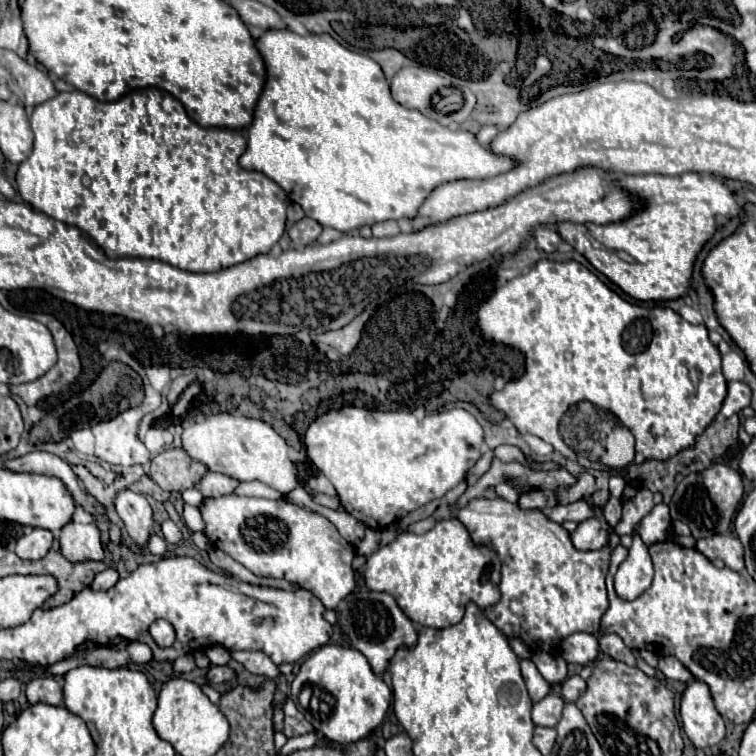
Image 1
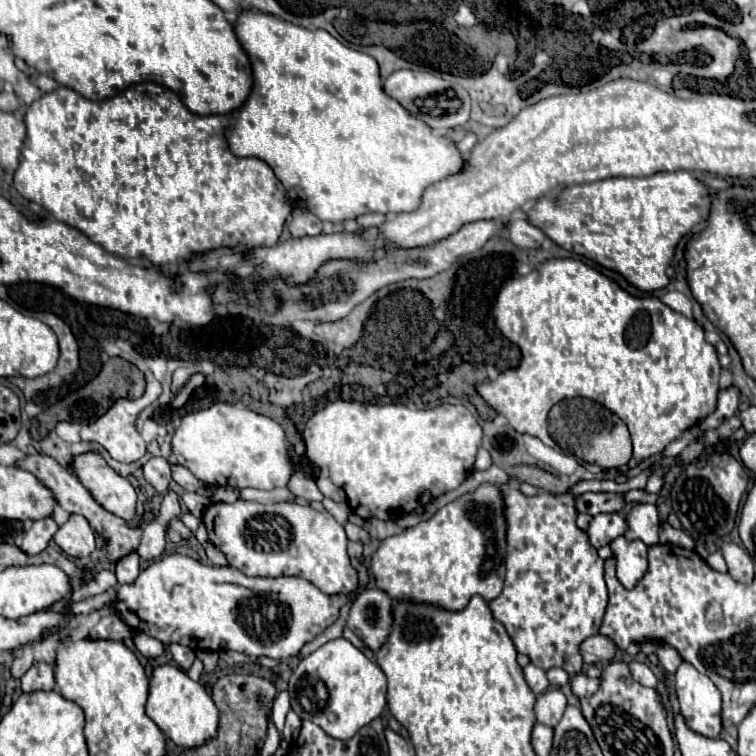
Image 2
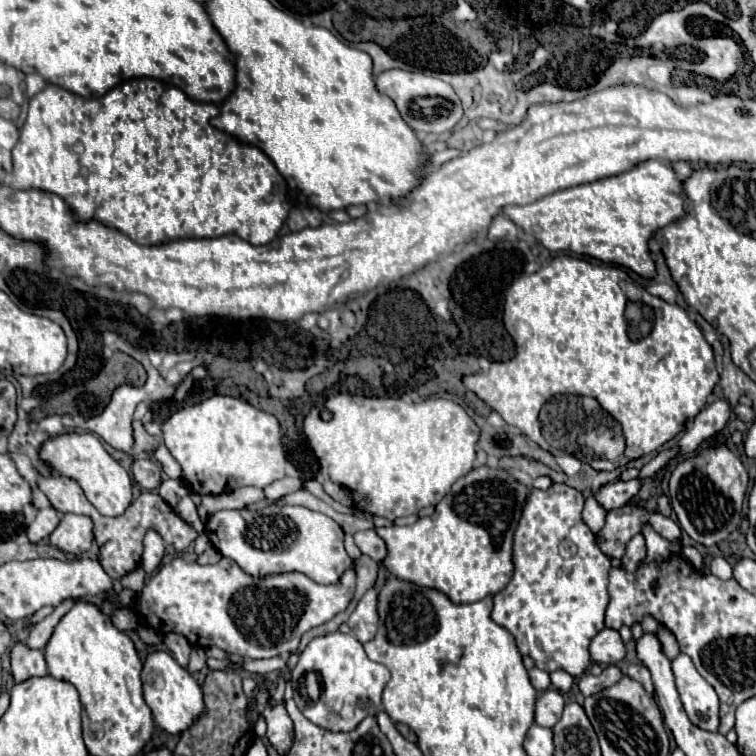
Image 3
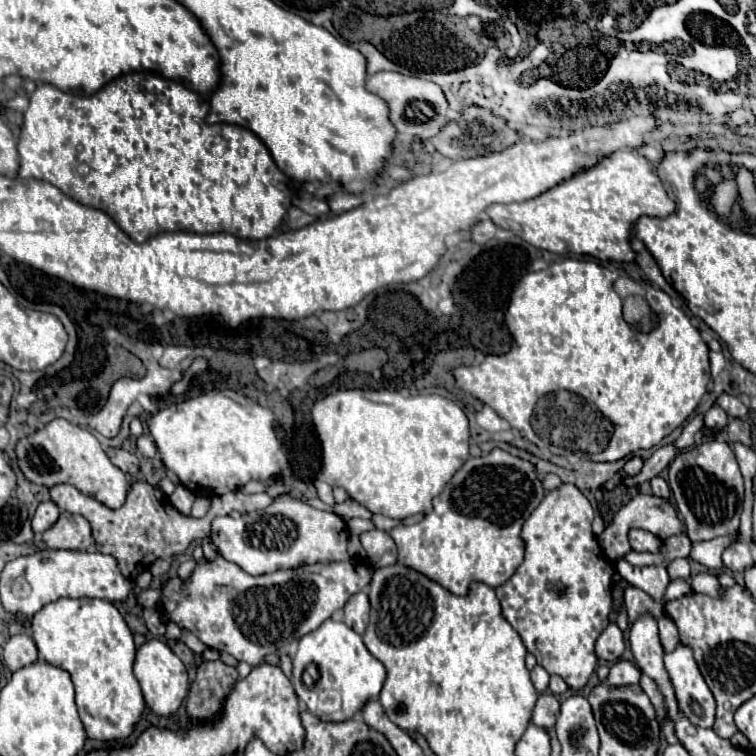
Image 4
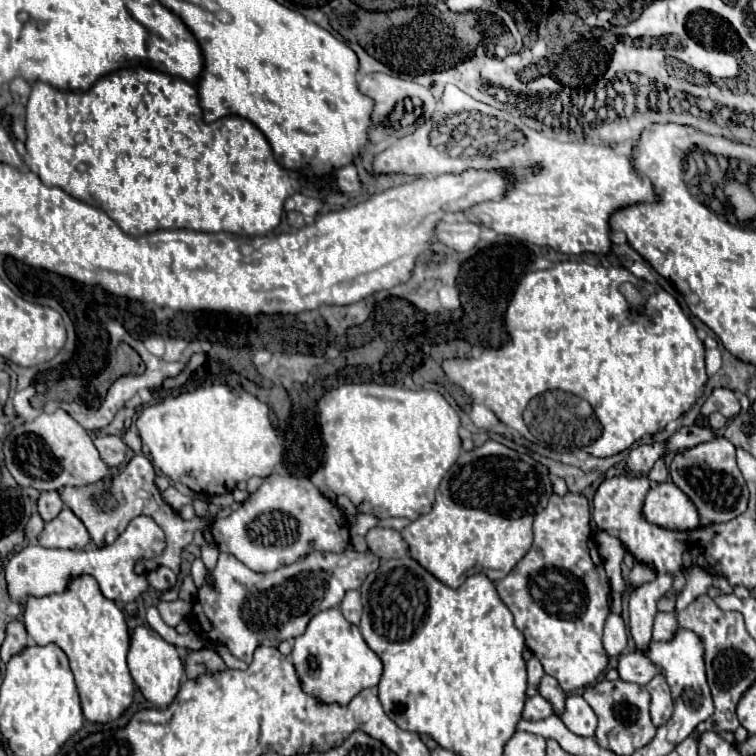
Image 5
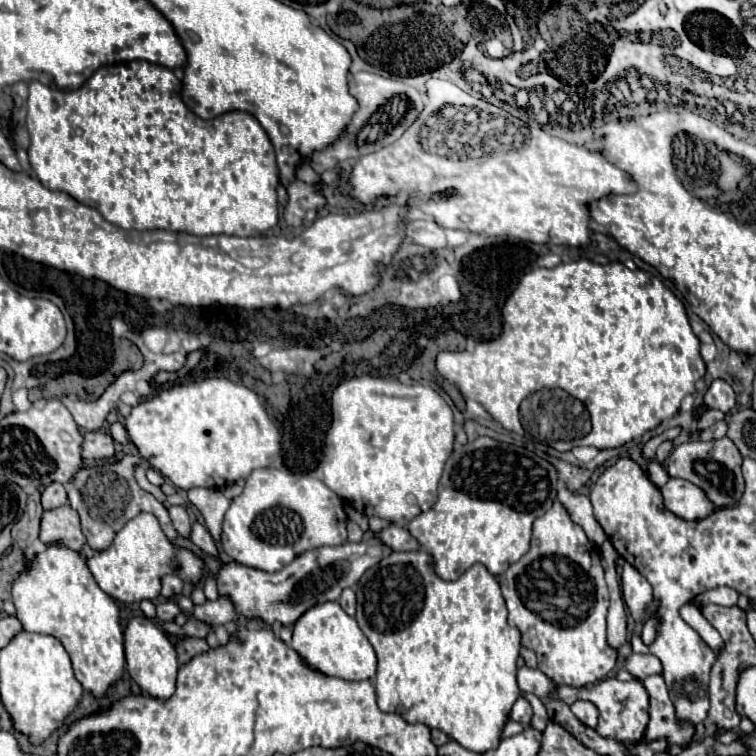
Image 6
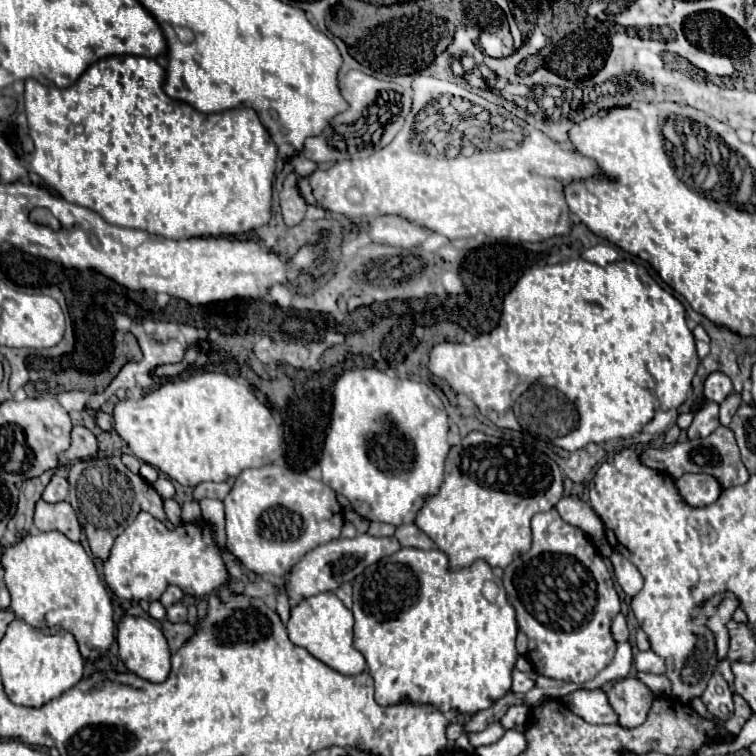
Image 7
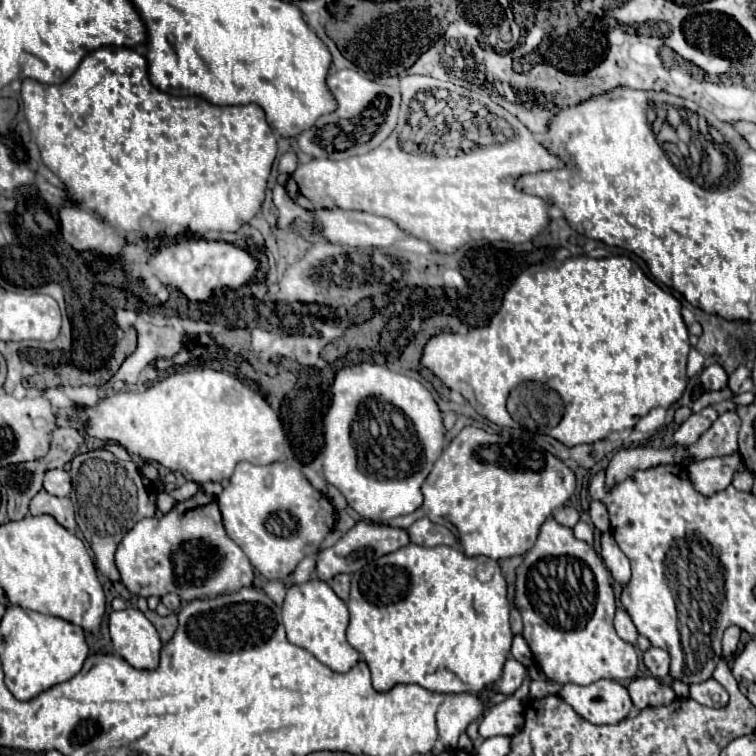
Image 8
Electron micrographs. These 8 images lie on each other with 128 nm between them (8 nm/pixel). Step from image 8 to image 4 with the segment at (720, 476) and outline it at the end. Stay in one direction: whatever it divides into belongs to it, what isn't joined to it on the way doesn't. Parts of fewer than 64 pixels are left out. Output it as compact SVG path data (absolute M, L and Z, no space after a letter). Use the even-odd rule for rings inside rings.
M634 494L634 498L624 504L616 514L614 518L610 520L610 524L606 526L606 530L602 532L602 536L598 536L598 542L602 546L602 550L606 552L606 556L616 562L618 558L624 558L628 552L630 552L630 544L628 544L628 532L632 528L642 528L642 530L648 530L652 532L654 536L658 538L668 538L668 536L674 536L674 534L682 534L684 532L684 526L682 526L682 520L678 518L676 514L676 508L668 502L668 500L662 500L662 498L656 498L656 496L646 496L646 494Z

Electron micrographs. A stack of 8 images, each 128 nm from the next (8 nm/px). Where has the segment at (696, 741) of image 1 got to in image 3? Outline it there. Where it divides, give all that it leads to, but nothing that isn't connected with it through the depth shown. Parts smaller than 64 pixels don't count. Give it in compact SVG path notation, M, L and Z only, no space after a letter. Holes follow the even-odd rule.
M686 654L672 660L672 672L676 676L676 688L690 722L702 730L716 732L720 724L716 690L698 674Z

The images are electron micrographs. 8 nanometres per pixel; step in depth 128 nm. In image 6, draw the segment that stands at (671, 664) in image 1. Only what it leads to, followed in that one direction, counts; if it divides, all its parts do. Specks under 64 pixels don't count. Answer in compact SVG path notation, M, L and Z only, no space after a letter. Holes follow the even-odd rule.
M650 616L644 626L642 626L642 642L644 644L652 644L654 638L656 638L656 632L658 632L658 624L660 624L660 618L658 616Z

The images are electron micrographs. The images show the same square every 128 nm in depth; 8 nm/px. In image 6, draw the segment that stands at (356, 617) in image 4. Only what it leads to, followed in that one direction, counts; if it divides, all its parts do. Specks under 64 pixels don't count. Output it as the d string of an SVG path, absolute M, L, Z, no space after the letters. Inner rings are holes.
M352 588L342 590L342 596L338 598L338 604L342 606L342 610L344 610L346 614L350 614L350 616L356 614L356 596L354 596Z

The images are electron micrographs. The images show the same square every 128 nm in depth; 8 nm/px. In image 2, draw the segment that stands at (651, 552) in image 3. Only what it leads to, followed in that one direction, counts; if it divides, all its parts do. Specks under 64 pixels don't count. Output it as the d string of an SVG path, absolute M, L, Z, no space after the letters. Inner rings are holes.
M636 504L626 514L626 538L642 540L648 546L658 544L658 510L652 504Z

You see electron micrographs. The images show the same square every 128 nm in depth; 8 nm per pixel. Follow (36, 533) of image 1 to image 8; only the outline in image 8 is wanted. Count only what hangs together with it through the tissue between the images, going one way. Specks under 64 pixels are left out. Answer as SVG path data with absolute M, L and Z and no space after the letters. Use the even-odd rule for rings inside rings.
M50 470L44 476L44 490L52 496L68 496L70 494L70 476L66 470Z

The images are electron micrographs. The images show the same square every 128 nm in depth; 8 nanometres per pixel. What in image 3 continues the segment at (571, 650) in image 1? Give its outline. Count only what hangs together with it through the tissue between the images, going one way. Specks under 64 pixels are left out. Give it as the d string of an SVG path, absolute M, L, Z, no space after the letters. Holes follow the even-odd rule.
M604 628L602 632L598 632L594 638L592 638L592 644L590 644L590 656L596 664L602 664L602 666L610 666L610 664L616 664L624 658L626 650L624 650L624 644L620 640L620 634L616 630L610 630L610 628Z

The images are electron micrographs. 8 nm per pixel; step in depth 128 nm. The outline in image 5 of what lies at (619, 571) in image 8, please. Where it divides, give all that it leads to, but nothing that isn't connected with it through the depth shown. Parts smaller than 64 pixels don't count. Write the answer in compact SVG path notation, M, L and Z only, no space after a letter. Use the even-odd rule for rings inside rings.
M658 574L654 582L648 582L640 588L634 588L628 596L630 604L630 634L636 642L636 650L640 654L648 652L652 642L652 626L656 616L656 600L670 592L674 584L672 574Z

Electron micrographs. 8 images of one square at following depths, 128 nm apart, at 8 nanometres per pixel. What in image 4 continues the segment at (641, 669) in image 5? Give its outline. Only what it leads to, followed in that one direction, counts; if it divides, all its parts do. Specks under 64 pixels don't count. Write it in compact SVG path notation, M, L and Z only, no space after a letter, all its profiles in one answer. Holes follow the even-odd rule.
M618 660L616 664L610 666L610 674L602 684L606 686L628 686L628 684L638 684L640 680L640 668L636 664L630 664L626 660Z

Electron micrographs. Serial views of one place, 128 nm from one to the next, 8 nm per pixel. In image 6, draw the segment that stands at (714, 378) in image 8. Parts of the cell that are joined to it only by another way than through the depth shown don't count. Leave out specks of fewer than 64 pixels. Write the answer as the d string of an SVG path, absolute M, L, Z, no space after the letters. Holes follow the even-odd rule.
M714 380L704 396L704 404L708 408L722 410L724 414L728 414L736 406L736 394L734 394L732 386L726 384L724 380Z

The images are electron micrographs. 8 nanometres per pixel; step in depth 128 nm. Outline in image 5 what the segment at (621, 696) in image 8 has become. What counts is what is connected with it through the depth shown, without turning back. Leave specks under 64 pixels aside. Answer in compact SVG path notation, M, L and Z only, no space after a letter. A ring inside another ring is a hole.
M580 694L566 696L566 708L560 714L564 726L582 738L592 738L596 730L596 714Z

